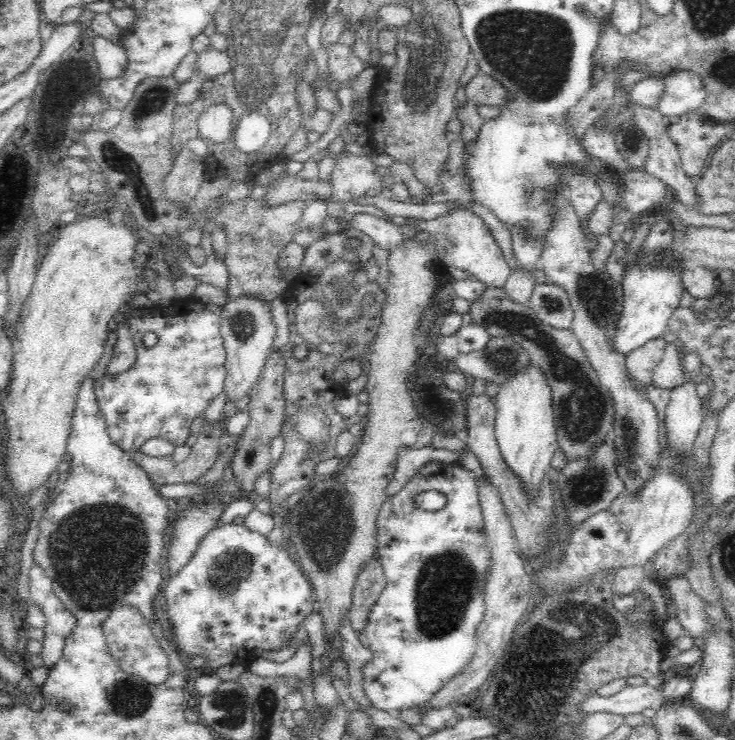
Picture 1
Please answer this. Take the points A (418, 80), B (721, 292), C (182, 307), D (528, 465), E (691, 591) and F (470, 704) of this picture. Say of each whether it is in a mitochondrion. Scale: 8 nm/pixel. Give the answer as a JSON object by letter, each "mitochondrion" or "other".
{"A":"mitochondrion","B":"other","C":"other","D":"other","E":"other","F":"other"}

